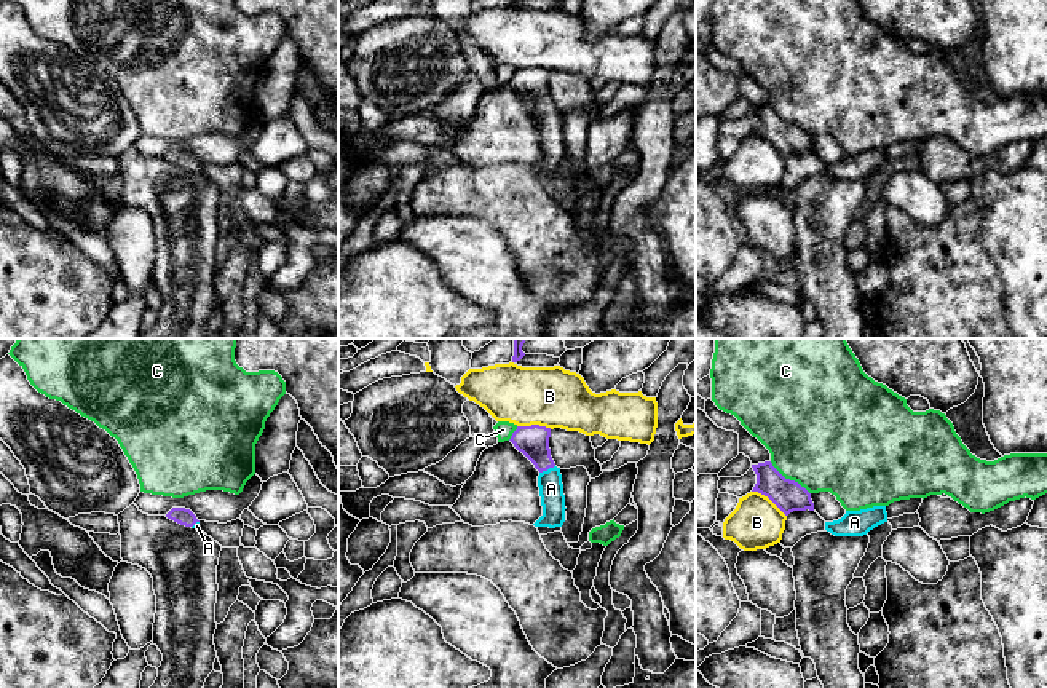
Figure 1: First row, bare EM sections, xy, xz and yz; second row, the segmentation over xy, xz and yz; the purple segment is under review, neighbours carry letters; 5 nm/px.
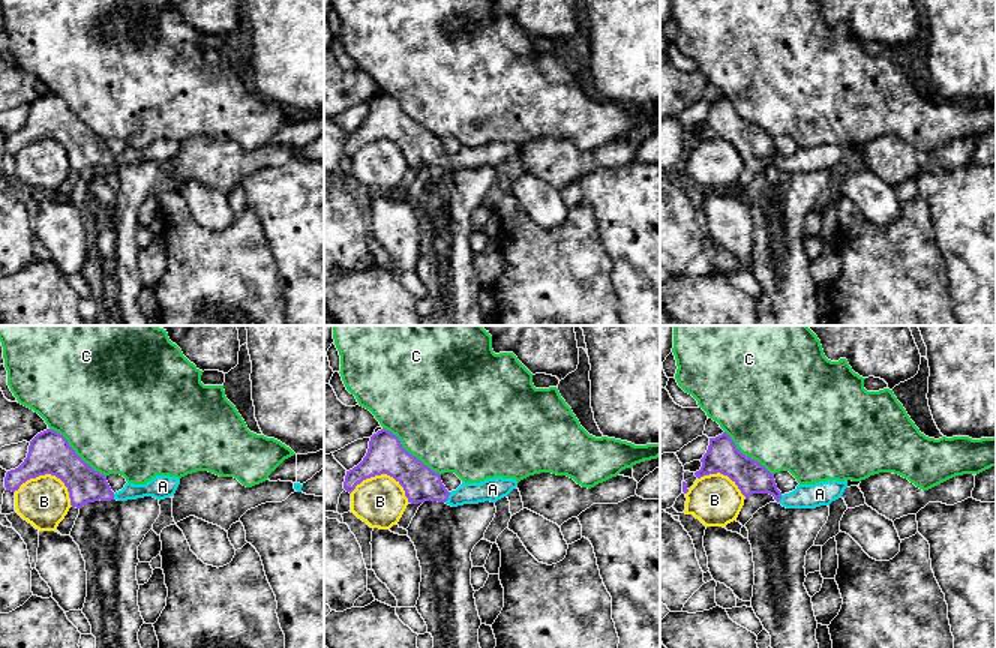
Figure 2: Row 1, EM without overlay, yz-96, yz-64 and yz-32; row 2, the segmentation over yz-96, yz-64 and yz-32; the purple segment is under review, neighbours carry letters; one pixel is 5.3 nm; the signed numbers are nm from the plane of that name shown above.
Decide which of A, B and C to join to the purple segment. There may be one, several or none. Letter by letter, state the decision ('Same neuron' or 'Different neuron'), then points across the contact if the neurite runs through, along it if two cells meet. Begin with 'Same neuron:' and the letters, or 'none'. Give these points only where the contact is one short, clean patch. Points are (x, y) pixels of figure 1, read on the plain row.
Same neuron: A
A: Same neuron. Path across: xz (533, 83), (546, 112), (551, 131)
B: Different neuron
C: Different neuron

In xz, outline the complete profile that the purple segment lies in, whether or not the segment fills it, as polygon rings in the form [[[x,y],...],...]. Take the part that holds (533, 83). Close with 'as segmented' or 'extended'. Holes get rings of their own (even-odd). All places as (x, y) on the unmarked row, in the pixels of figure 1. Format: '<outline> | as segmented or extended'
[[[531,67],[517,69],[509,83],[539,113],[538,129],[543,158],[533,168],[555,171],[563,168],[567,150],[562,117],[551,99],[549,80],[551,70]]] | extended

